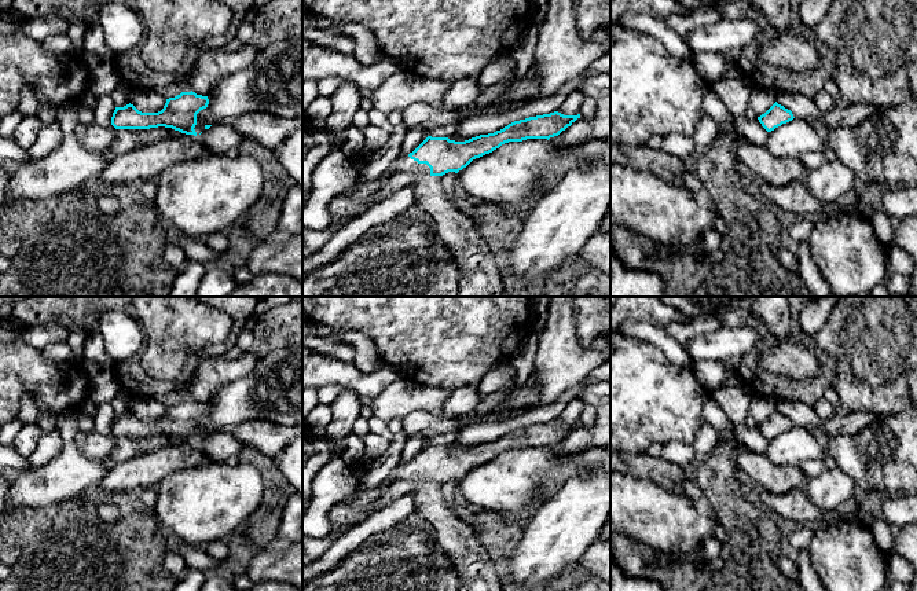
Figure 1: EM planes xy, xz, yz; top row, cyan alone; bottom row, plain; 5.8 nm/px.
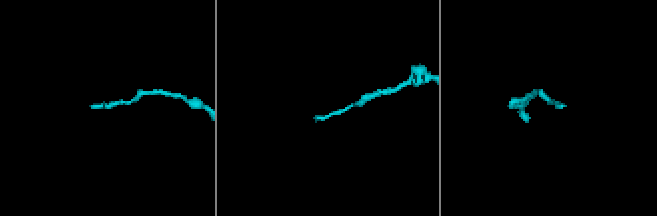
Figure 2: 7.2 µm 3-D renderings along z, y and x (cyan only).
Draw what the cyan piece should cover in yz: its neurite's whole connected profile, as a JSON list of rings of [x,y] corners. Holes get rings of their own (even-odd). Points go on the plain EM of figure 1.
[[[777,410],[764,422],[758,425],[759,430],[767,440],[774,438],[775,436],[792,429],[793,426],[795,425],[792,419],[778,412]]]

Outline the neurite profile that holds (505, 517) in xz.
[[[535,510],[527,511],[527,513],[494,513],[498,515],[498,518],[505,524],[514,524],[521,521],[528,521],[528,518],[533,514]]]

